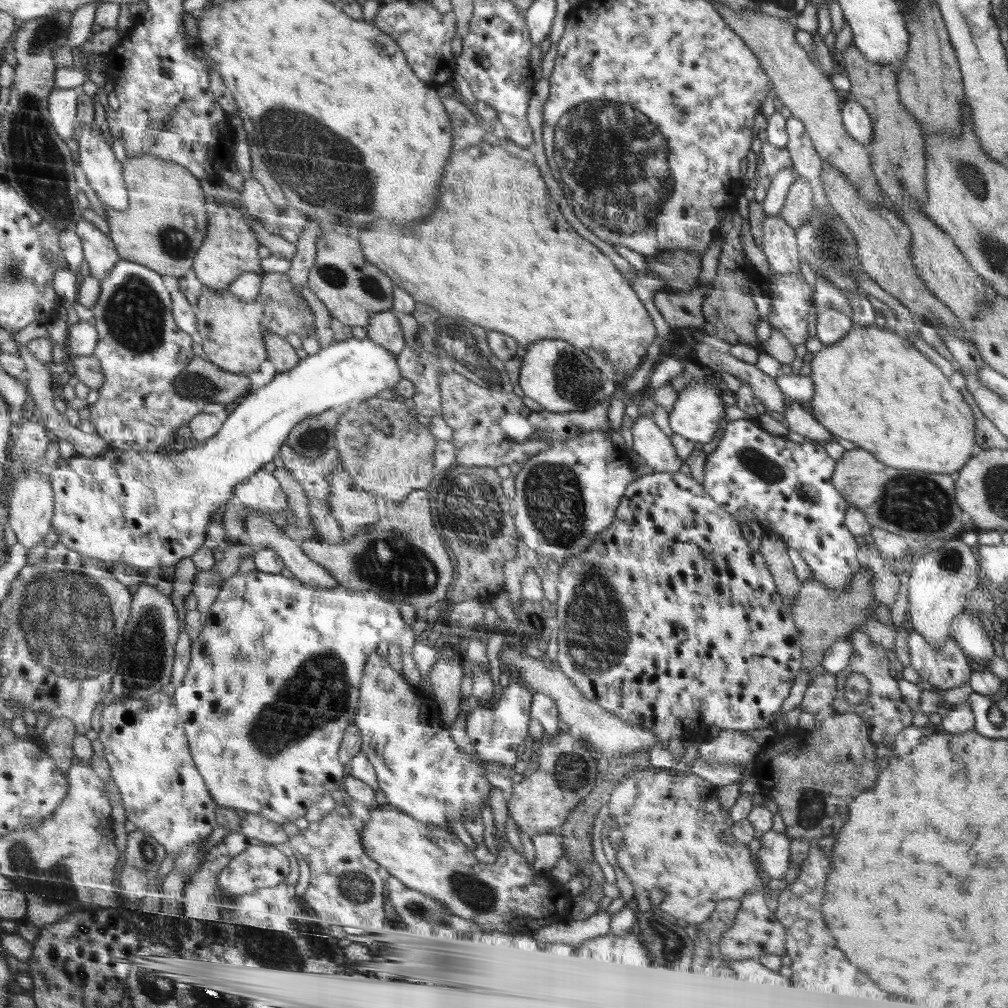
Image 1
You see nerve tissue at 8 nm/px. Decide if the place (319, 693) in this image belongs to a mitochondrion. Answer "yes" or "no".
yes

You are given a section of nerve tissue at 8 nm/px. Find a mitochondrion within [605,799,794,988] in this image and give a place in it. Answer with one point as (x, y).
(668, 945)

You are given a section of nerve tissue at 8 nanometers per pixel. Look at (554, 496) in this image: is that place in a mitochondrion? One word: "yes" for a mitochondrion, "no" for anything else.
yes

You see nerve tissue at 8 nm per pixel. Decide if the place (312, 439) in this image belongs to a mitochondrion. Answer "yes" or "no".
yes

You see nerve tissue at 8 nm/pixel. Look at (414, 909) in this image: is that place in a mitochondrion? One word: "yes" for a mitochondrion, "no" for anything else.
yes

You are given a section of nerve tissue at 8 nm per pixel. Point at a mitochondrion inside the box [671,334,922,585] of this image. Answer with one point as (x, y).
(767, 468)

